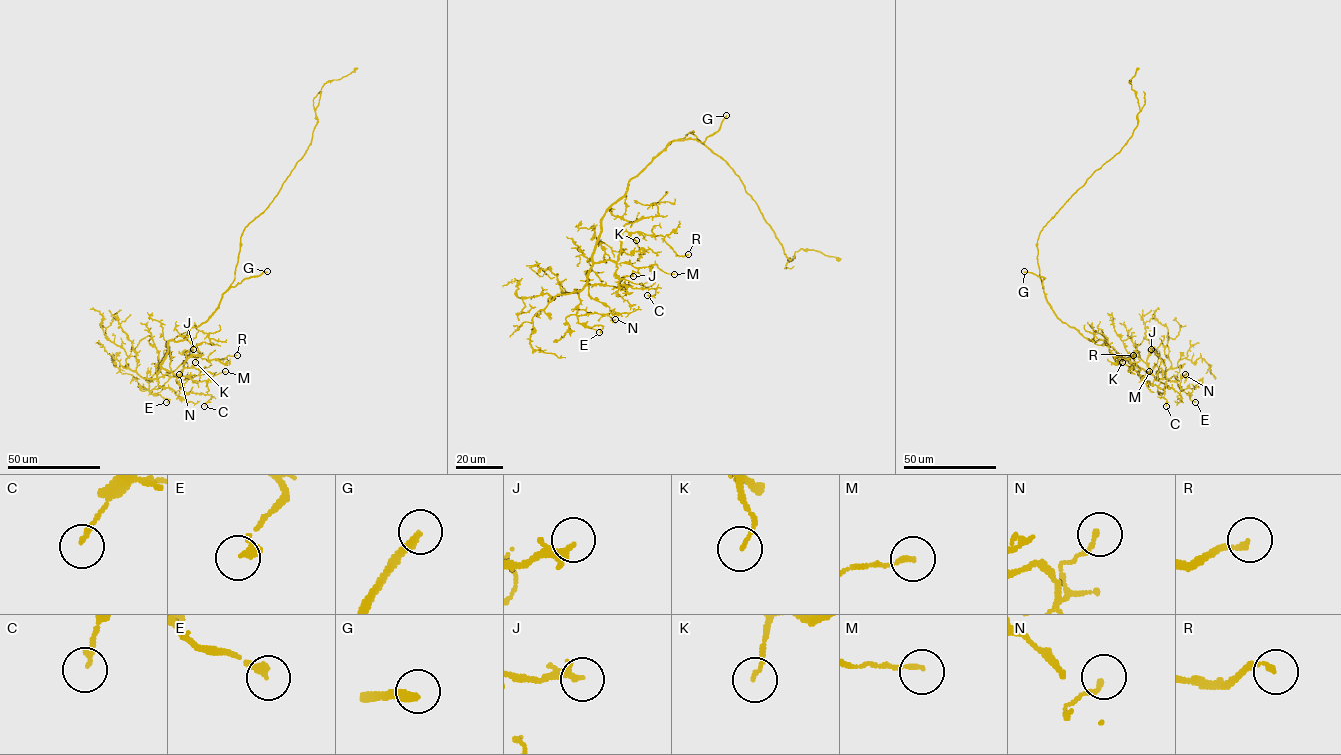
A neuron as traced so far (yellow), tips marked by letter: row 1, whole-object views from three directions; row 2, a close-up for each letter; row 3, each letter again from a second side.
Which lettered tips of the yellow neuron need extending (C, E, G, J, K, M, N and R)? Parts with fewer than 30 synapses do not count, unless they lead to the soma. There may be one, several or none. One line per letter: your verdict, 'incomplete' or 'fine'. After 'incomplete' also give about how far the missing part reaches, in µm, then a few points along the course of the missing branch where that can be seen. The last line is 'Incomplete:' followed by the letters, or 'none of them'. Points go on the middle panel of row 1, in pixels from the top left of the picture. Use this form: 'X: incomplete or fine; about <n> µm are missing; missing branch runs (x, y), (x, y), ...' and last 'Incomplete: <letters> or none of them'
C: fine
E: fine
G: incomplete; about 20 µm are missing; missing branch runs (726, 115), (742, 98), (746, 87)
J: fine
K: fine
M: fine
N: fine
R: fine
Incomplete: G

